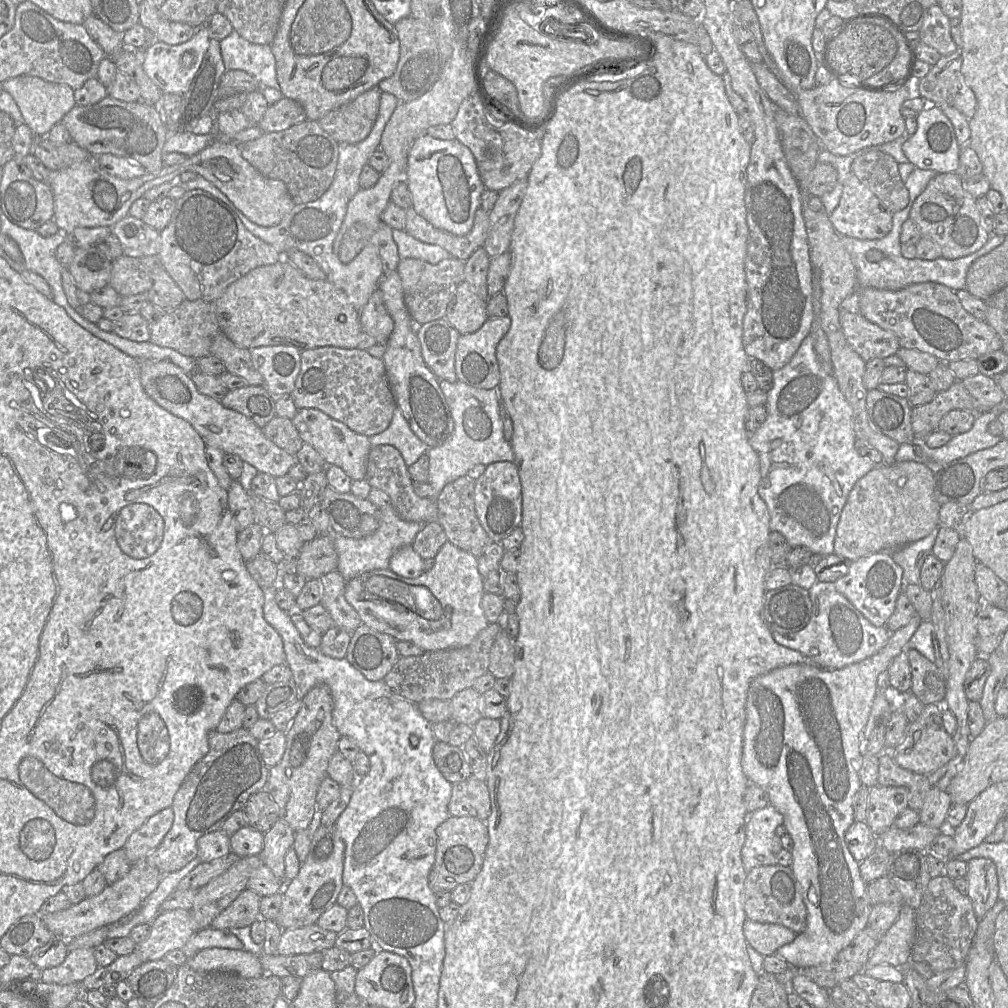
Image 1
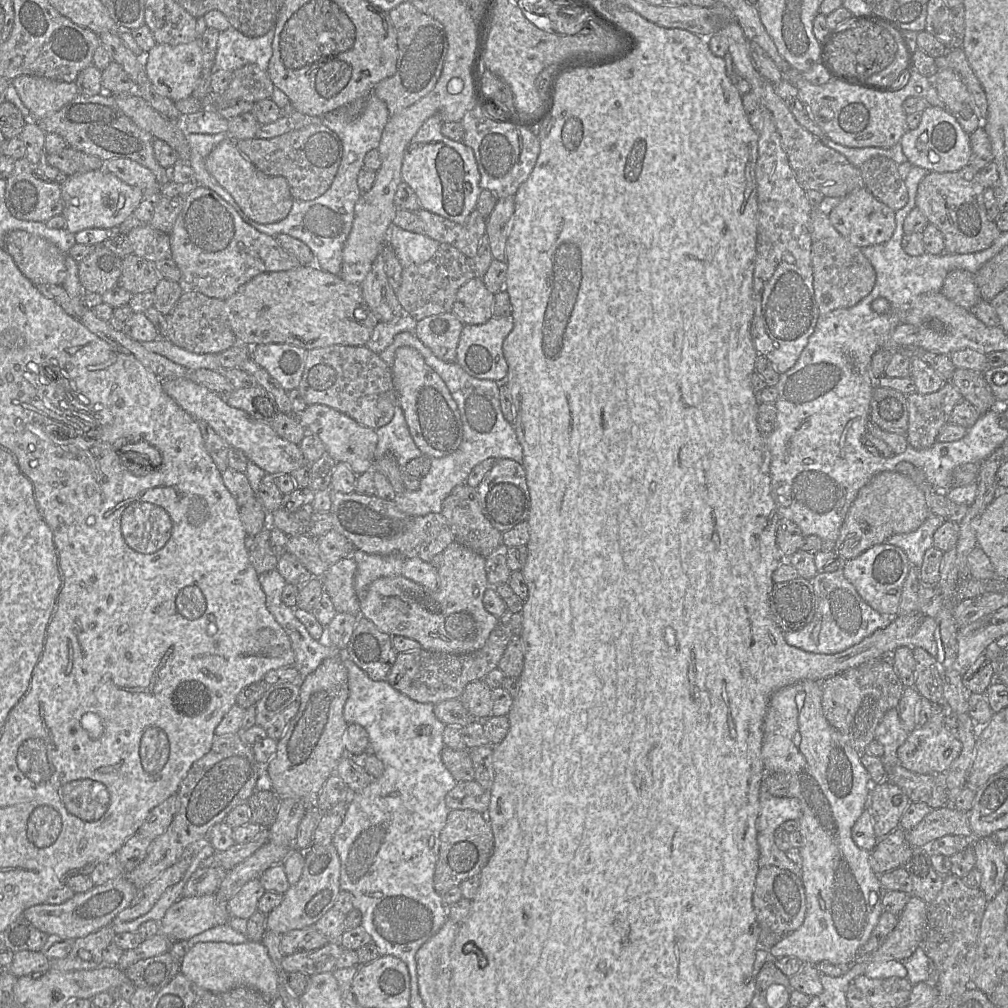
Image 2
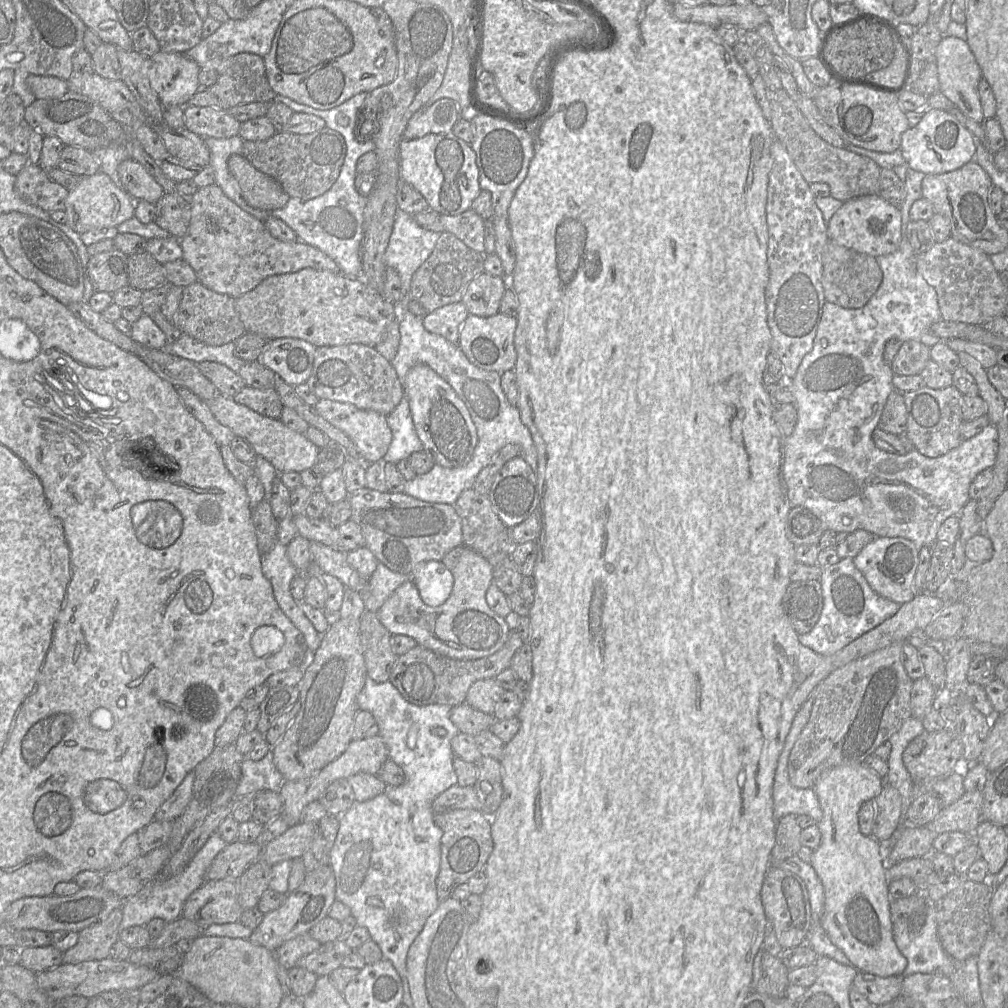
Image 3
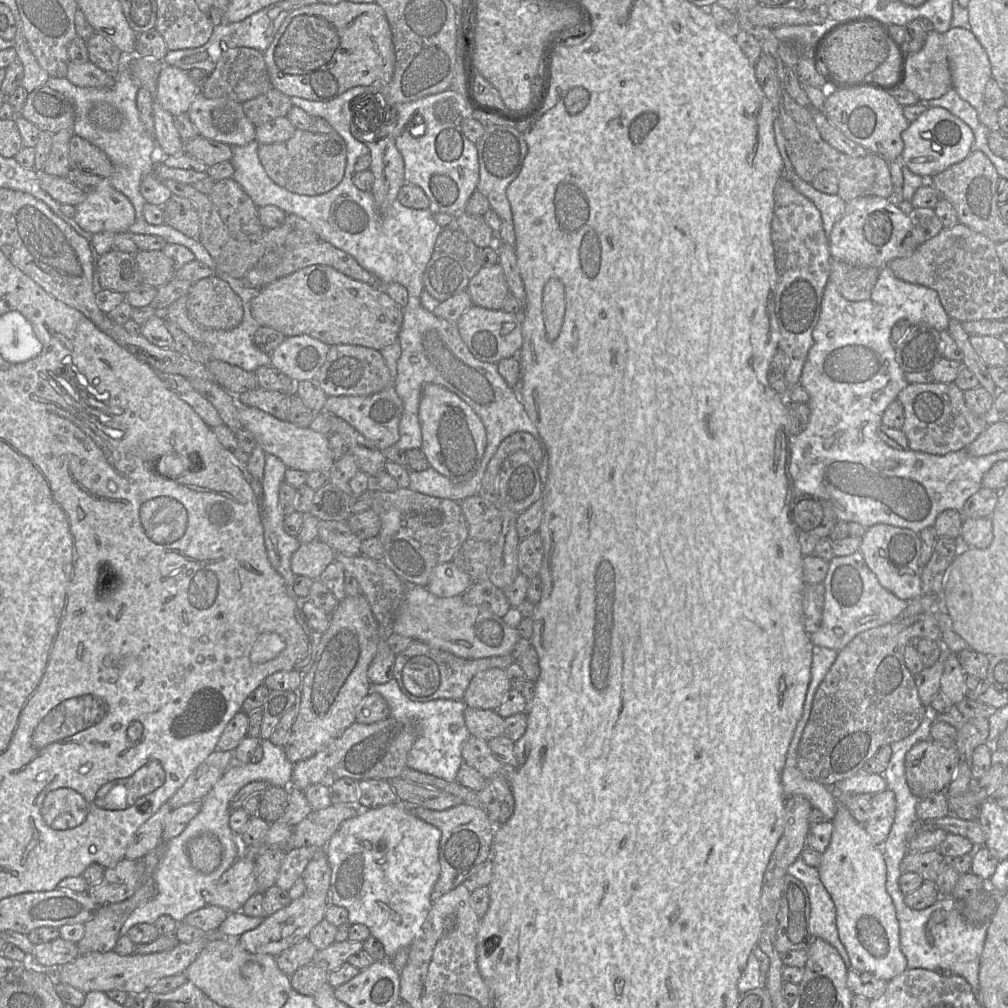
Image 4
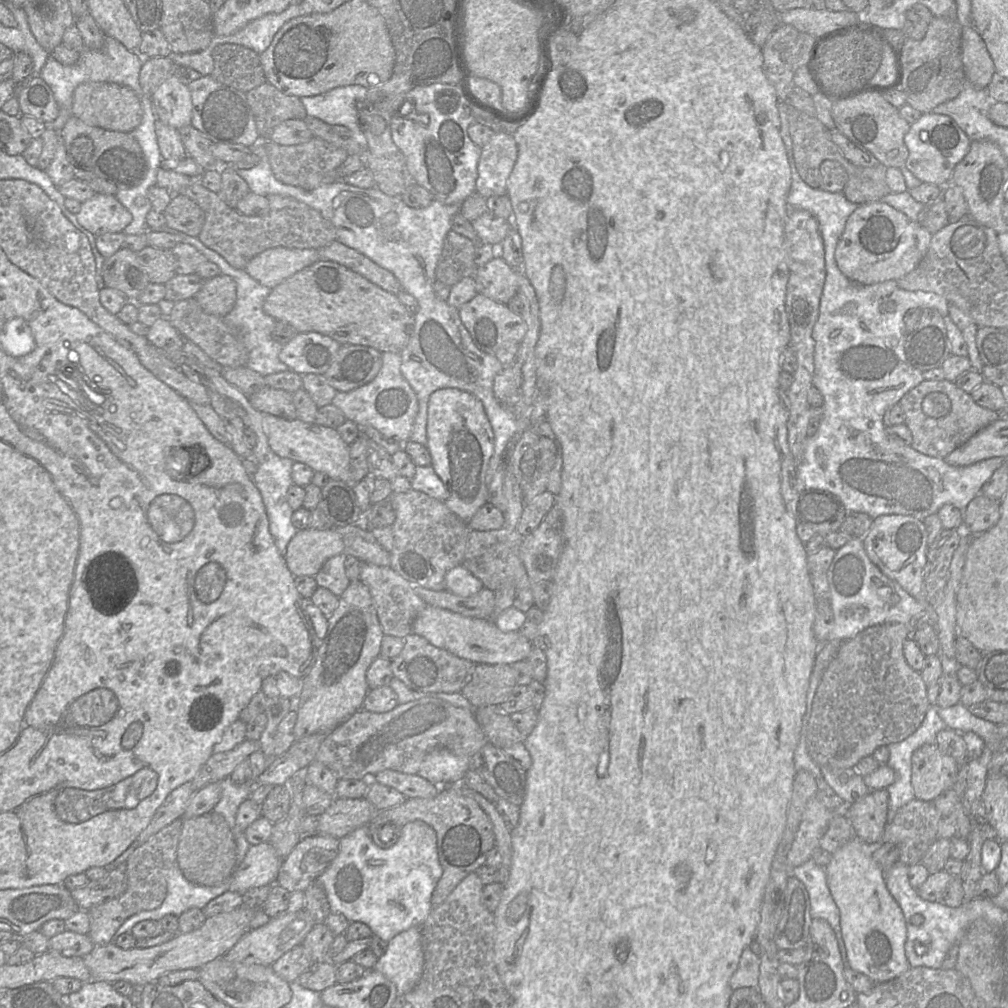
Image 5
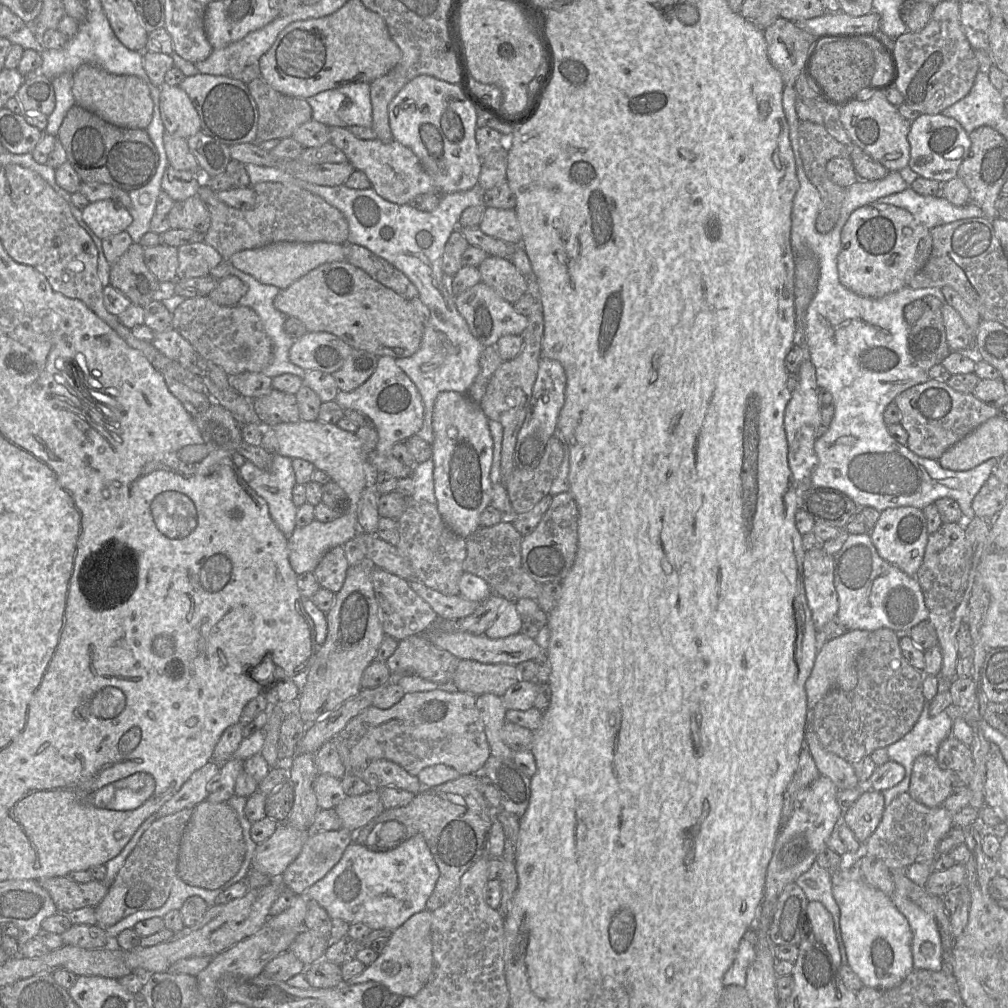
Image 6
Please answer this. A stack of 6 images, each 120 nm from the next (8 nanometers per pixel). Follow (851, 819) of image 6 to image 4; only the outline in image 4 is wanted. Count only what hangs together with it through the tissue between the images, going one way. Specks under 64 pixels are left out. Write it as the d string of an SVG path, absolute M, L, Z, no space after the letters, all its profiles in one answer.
M888 788L872 796L871 811L864 829L874 844L881 848L892 827L895 818L895 794Z

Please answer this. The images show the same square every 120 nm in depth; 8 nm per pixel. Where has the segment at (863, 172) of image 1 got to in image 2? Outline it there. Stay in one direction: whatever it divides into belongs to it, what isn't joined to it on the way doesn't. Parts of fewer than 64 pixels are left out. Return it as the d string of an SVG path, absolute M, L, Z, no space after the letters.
M876 156L860 167L864 187L893 211L902 209L908 202L905 181L898 172L898 164L890 158Z

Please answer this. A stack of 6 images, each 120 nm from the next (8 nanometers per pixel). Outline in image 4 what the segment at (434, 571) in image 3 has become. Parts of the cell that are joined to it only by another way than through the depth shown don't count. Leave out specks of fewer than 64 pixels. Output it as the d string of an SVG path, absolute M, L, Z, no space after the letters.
M451 561L433 569L426 588L437 597L449 598L464 594L472 584L470 576Z

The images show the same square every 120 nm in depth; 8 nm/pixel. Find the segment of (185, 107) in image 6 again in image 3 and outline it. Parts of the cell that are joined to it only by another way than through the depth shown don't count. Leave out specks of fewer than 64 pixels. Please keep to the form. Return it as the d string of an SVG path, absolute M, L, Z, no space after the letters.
M160 50L151 57L148 78L165 107L171 105L185 106L198 91L207 88L199 83L198 74L200 70L200 66L194 60L186 57L184 53Z

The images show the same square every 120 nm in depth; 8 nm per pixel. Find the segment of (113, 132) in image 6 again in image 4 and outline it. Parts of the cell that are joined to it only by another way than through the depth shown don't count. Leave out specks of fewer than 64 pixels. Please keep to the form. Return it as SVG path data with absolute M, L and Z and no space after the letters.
M73 134L69 142L69 159L72 170L109 179L113 165L108 156L86 139Z

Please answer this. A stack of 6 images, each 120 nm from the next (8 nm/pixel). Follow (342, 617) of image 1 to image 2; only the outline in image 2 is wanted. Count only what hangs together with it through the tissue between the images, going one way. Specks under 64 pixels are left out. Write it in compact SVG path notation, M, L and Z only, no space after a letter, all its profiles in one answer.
M352 556L330 565L321 580L337 613L360 617L359 598L354 590L354 575L357 564Z

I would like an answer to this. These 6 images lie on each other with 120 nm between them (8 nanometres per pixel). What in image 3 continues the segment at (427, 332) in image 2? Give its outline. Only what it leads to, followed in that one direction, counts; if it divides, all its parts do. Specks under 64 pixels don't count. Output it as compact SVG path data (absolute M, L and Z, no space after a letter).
M462 301L448 304L426 314L422 318L424 328L449 342L458 344L460 328L469 312Z

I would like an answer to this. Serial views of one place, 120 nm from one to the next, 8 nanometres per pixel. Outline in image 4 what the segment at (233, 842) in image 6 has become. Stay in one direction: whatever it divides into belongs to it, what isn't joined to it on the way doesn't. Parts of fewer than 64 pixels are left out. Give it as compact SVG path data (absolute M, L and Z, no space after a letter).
M202 833L189 840L186 851L191 867L203 875L213 872L223 857L220 841L210 833Z

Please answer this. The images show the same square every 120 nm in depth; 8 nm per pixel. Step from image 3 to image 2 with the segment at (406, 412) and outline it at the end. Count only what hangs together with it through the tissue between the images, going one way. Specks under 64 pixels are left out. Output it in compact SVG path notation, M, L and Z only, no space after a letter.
M400 405L396 407L392 420L377 429L376 434L378 443L375 460L382 458L387 453L392 453L398 465L403 469L410 460L422 455L410 434Z

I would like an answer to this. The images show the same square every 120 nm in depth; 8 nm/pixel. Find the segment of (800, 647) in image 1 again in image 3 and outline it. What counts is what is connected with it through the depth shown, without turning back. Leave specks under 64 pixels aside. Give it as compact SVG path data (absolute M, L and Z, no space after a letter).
M853 558L823 568L820 579L823 609L814 628L798 636L799 642L822 655L833 655L852 641L892 617L900 604L876 594L863 574L855 567Z

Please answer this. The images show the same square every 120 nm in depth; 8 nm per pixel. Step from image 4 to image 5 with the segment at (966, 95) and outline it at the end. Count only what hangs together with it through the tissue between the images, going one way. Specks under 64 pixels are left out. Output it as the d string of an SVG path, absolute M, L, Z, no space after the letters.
M963 27L961 57L967 82L978 90L987 89L996 73L983 38L973 27Z

